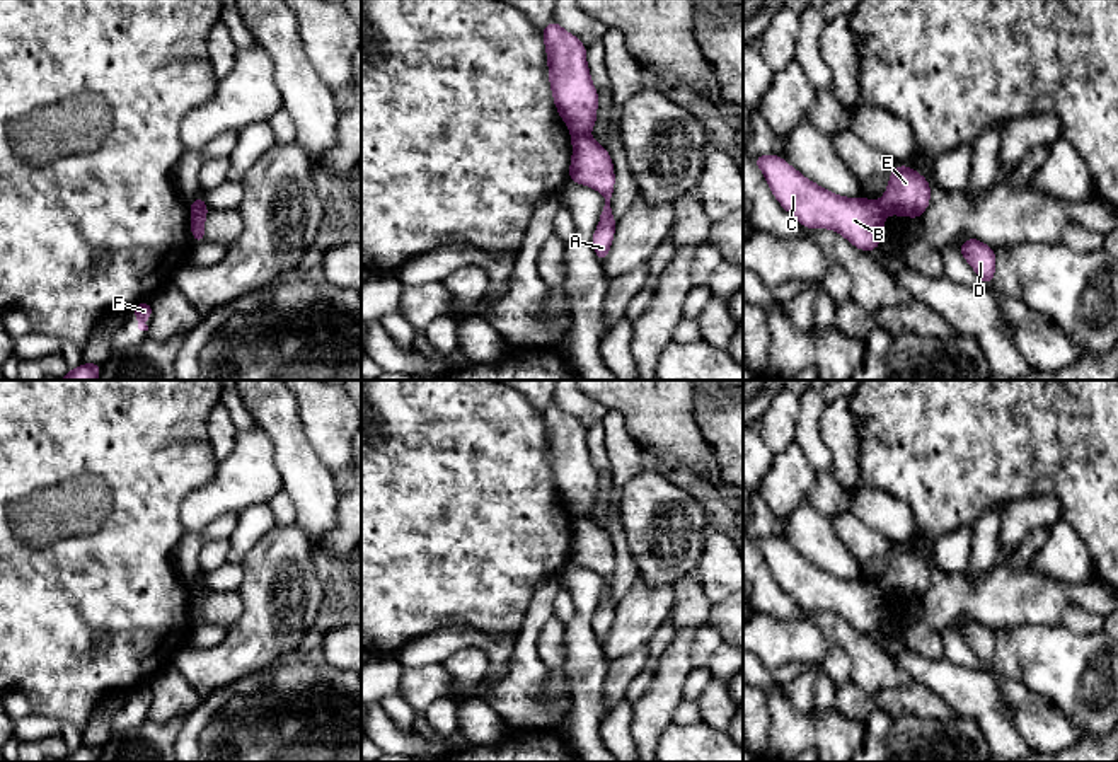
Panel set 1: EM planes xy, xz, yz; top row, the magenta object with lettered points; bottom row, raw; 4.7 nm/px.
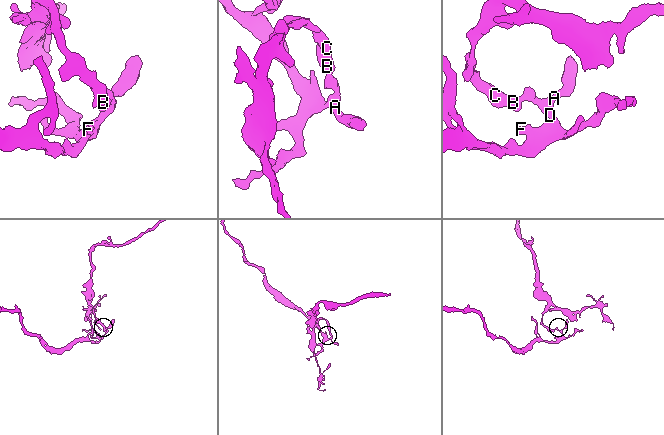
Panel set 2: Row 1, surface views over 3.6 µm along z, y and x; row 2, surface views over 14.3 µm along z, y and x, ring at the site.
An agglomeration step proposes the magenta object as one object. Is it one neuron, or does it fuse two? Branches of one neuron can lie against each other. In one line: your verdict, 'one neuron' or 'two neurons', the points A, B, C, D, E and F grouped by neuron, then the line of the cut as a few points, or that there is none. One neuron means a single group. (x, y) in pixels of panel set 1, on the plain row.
two neurons | A D E F / B C | xz (587, 515), (571, 519)

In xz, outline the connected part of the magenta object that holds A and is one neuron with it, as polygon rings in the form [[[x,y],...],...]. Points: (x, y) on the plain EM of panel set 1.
[[[588,517],[571,518],[571,527],[569,563],[596,571],[605,580],[600,603],[591,621],[593,632],[598,643],[603,644],[614,624],[617,605],[612,598],[614,544],[608,532]]]

